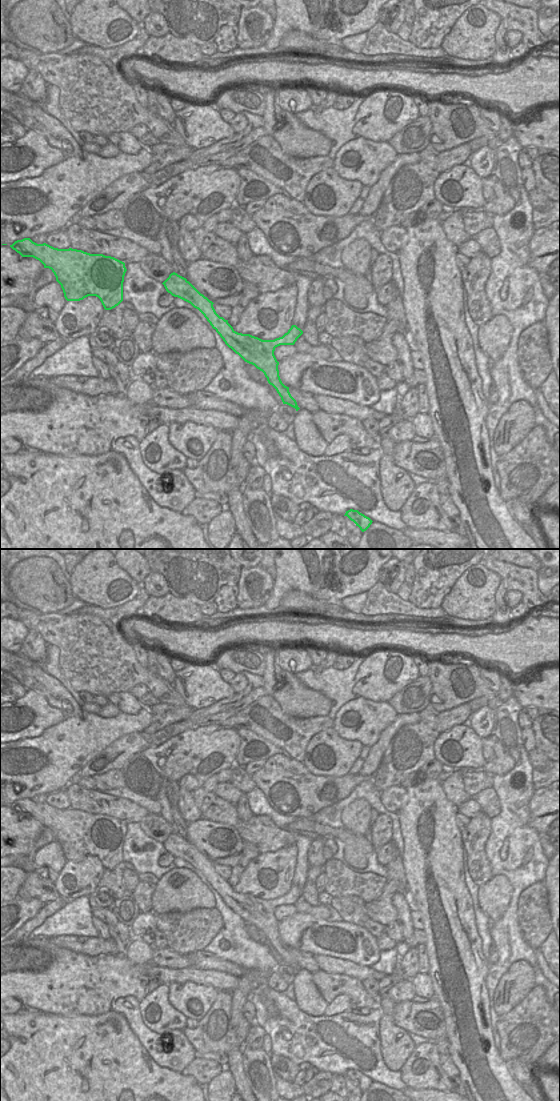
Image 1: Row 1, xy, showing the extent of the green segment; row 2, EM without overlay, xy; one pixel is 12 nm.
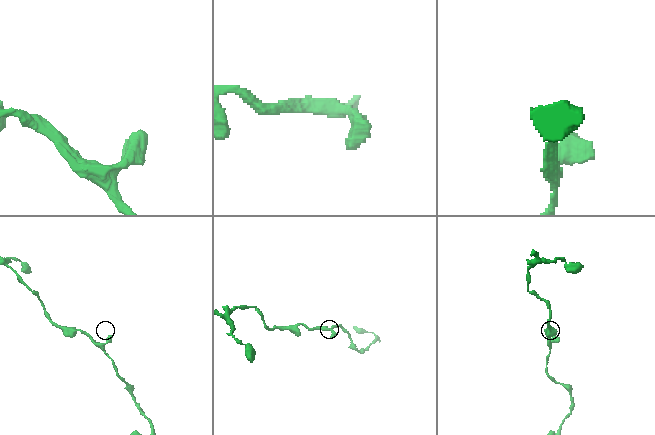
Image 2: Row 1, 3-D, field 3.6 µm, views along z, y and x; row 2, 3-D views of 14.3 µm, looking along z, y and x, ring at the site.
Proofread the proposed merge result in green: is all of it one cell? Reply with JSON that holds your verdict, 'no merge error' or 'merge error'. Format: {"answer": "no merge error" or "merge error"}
{"answer": "no merge error"}

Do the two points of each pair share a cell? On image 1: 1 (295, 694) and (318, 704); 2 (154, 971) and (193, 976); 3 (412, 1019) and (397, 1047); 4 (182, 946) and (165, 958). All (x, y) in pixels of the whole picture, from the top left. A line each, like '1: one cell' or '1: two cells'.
1: one cell
2: one cell
3: two cells
4: two cells

